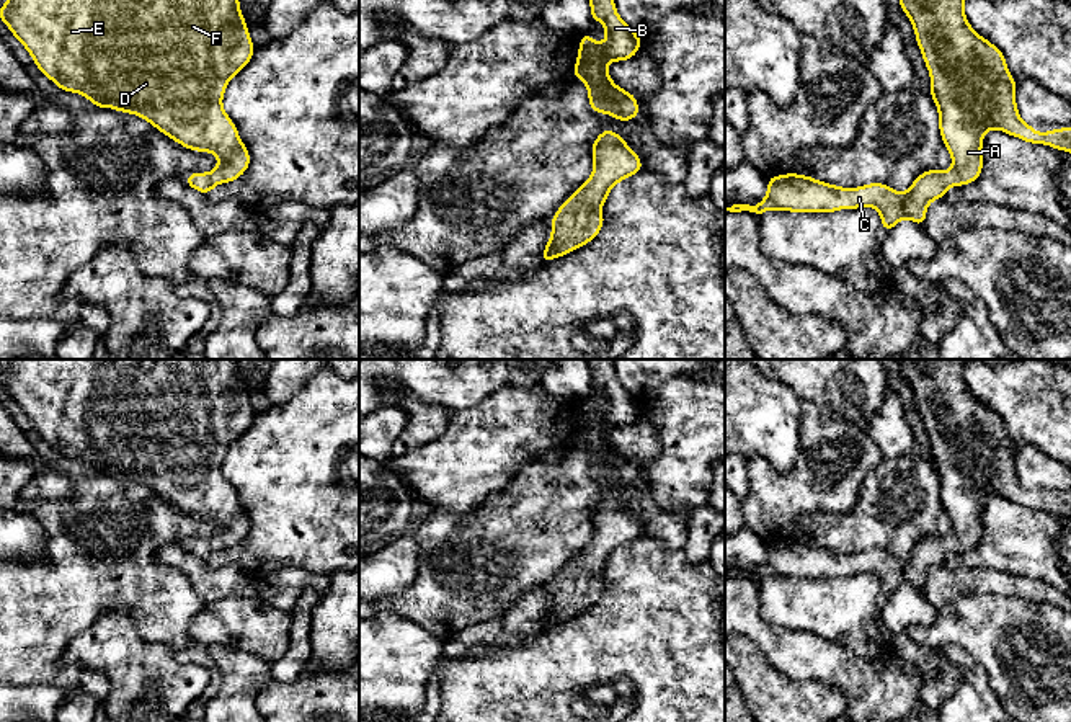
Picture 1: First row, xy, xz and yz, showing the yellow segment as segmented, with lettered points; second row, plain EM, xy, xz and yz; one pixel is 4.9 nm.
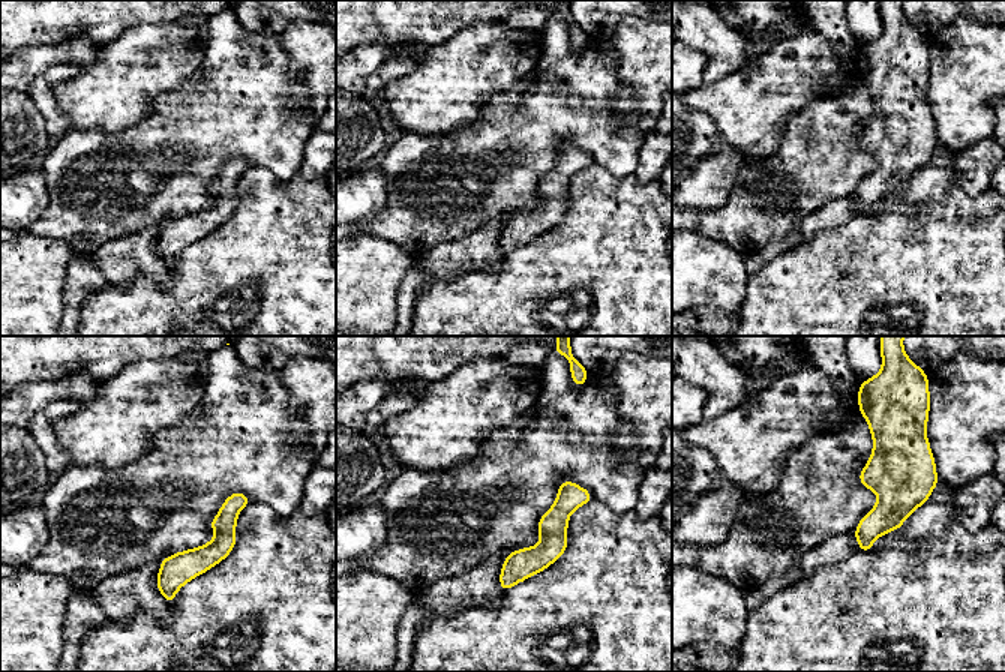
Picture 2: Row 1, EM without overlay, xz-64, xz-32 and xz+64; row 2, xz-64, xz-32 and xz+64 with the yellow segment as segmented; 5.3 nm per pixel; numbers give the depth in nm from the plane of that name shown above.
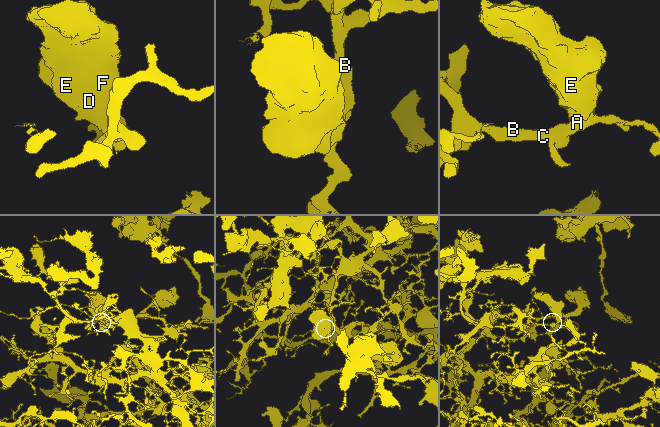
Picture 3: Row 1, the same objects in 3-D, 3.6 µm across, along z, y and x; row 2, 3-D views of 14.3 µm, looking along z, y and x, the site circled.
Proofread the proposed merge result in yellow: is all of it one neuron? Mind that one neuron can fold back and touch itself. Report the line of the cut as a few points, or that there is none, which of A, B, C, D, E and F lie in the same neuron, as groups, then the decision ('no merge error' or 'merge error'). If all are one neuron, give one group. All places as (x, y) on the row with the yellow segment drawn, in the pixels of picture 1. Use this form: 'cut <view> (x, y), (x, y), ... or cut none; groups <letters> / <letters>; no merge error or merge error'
cut none; groups A B C D E F; no merge error

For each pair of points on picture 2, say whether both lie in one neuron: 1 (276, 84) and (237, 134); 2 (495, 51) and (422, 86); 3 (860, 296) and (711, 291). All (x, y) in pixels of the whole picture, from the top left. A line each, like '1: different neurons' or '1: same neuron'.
1: same neuron
2: same neuron
3: different neurons

